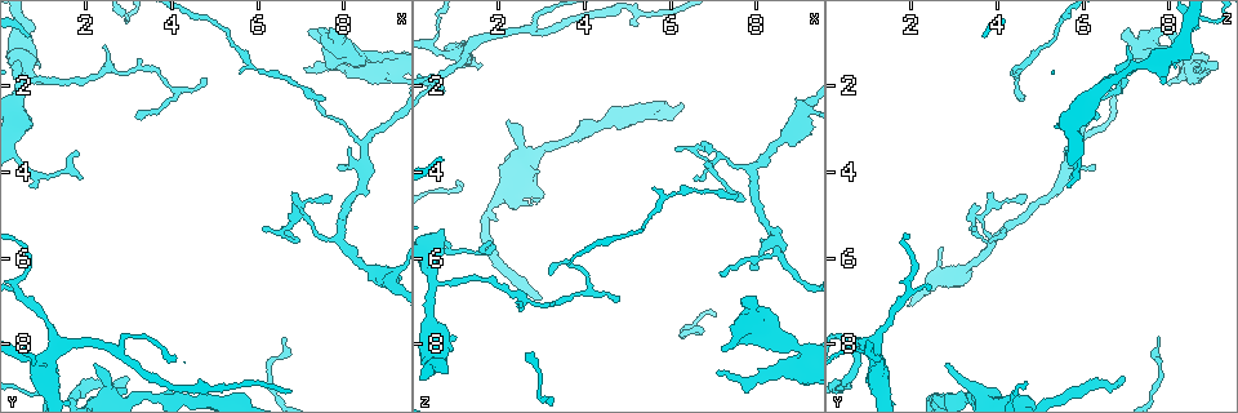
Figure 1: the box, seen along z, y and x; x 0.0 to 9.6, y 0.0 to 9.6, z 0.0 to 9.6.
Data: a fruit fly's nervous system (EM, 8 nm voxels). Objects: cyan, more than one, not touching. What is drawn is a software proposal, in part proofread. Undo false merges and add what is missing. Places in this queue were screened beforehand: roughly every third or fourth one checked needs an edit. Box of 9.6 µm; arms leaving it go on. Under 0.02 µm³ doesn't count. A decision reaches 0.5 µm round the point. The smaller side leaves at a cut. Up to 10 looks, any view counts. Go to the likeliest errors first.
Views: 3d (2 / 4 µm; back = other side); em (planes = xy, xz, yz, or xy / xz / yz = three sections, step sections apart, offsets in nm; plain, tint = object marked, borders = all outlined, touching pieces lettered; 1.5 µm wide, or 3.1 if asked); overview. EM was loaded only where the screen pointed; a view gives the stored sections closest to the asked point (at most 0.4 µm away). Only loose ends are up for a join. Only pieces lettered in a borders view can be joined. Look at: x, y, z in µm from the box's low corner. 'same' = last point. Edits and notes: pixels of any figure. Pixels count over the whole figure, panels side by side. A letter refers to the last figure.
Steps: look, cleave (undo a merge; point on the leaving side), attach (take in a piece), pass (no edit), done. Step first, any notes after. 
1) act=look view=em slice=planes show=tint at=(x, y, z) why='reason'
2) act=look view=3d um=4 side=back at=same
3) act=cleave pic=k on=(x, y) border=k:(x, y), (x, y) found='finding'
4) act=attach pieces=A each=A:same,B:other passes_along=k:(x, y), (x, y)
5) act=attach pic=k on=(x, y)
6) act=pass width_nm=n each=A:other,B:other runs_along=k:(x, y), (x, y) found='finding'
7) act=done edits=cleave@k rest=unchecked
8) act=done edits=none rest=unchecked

act=look view=3d um=2 side=back at=(2.95, 8.80, 6.90) why='an open end'

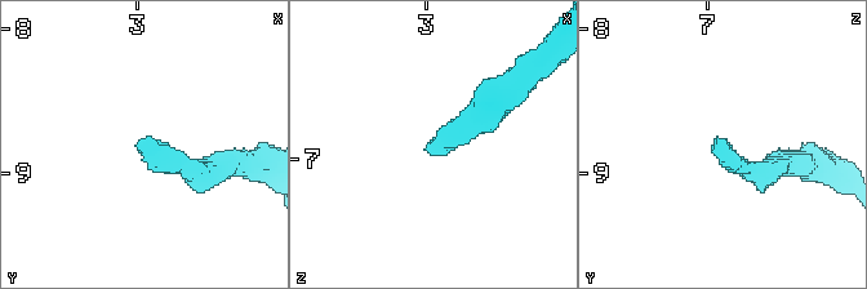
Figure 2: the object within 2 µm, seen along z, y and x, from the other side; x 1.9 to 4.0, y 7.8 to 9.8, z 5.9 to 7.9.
act=look view=em slice=xy step=4 show=tint at=(2.98, 8.80, 6.94)

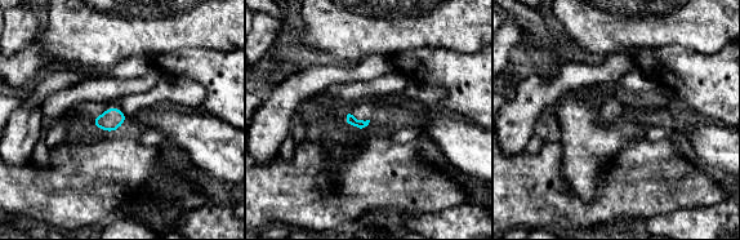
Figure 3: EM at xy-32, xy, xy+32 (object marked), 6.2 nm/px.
act=look view=em slice=yz step=8 show=borders at=same

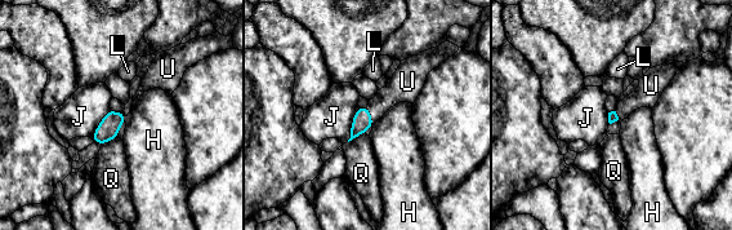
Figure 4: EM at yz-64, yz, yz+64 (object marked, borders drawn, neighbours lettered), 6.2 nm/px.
act=attach pieces=U each=H:other,J:other,L:other,Q:other,U:same found='the cell continues'

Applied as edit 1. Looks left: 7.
act=look view=overview why='redraw'

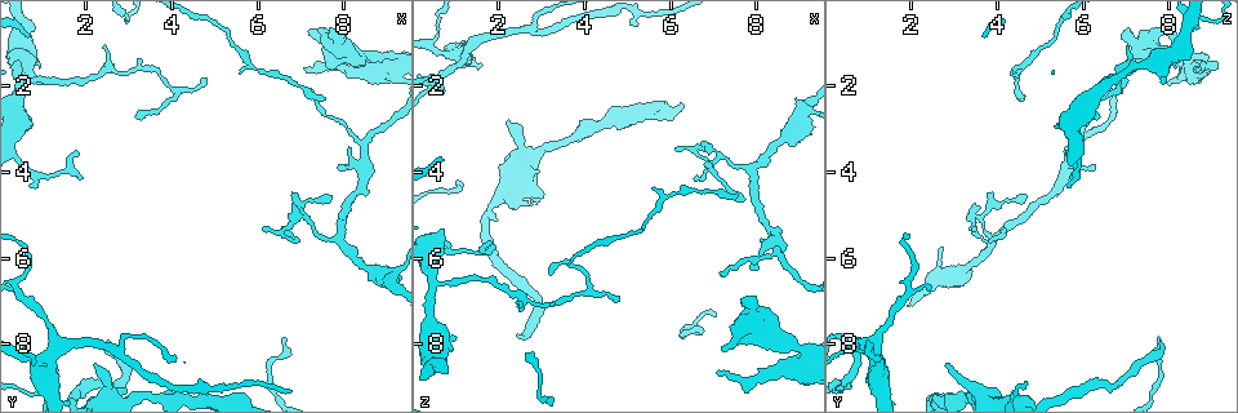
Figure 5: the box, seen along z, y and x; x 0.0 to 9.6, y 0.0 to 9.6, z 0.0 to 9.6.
act=look view=em slice=xz step=8 show=borders at=(2.15, 8.50, 2.85) why='branch stops here'

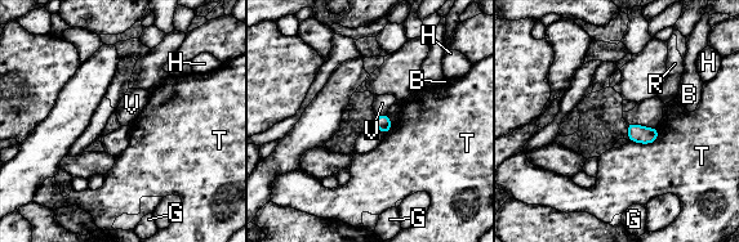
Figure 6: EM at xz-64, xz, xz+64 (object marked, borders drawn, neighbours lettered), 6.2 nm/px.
act=pass longest_contact=T:200nm each=B:other,G:other,H:other,R:other,T:other,V:other border=6:(386, 112), (375, 116) found='none of them fits'

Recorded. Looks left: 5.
act=look view=3d um=2 side=back at=(0.65, 6.10, 2.15) why='sharp bend'

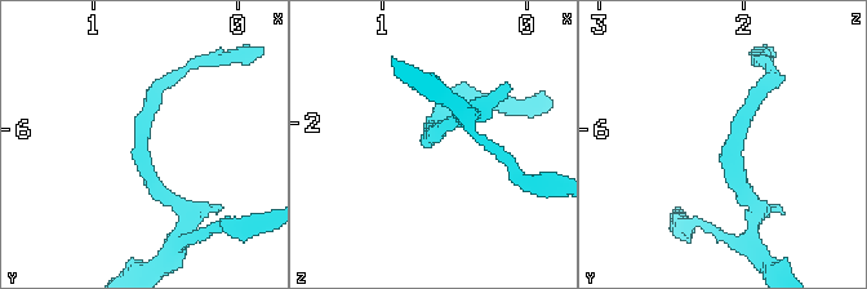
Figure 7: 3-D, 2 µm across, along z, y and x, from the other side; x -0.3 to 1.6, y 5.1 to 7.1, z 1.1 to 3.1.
act=look view=em slice=xy step=4 show=tint at=(0.66, 6.08, 2.08) why='shape alone is not enough'

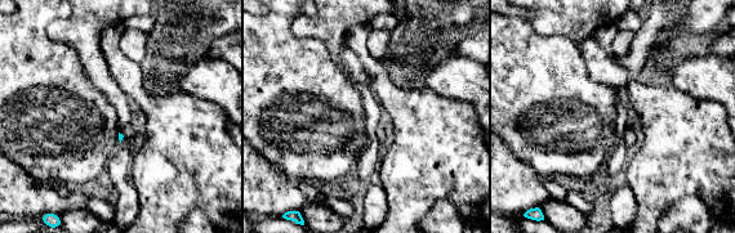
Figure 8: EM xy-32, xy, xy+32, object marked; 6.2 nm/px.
act=look view=em slice=planes show=borders at=same

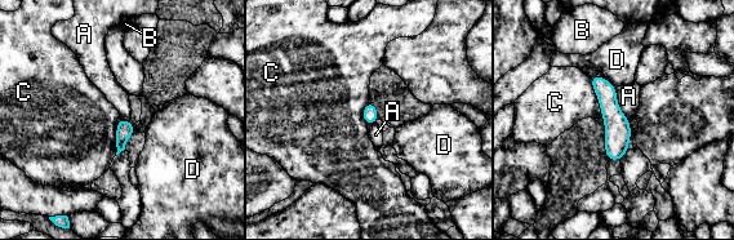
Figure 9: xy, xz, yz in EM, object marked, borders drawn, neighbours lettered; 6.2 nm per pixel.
act=pass each=A:other,B:other,C:other,D:other runs_along=9:(594, 79), (617, 125), (618, 156) found='continuous, no second cell'

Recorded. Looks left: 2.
act=done edits=attach@4 rest=unchecked

